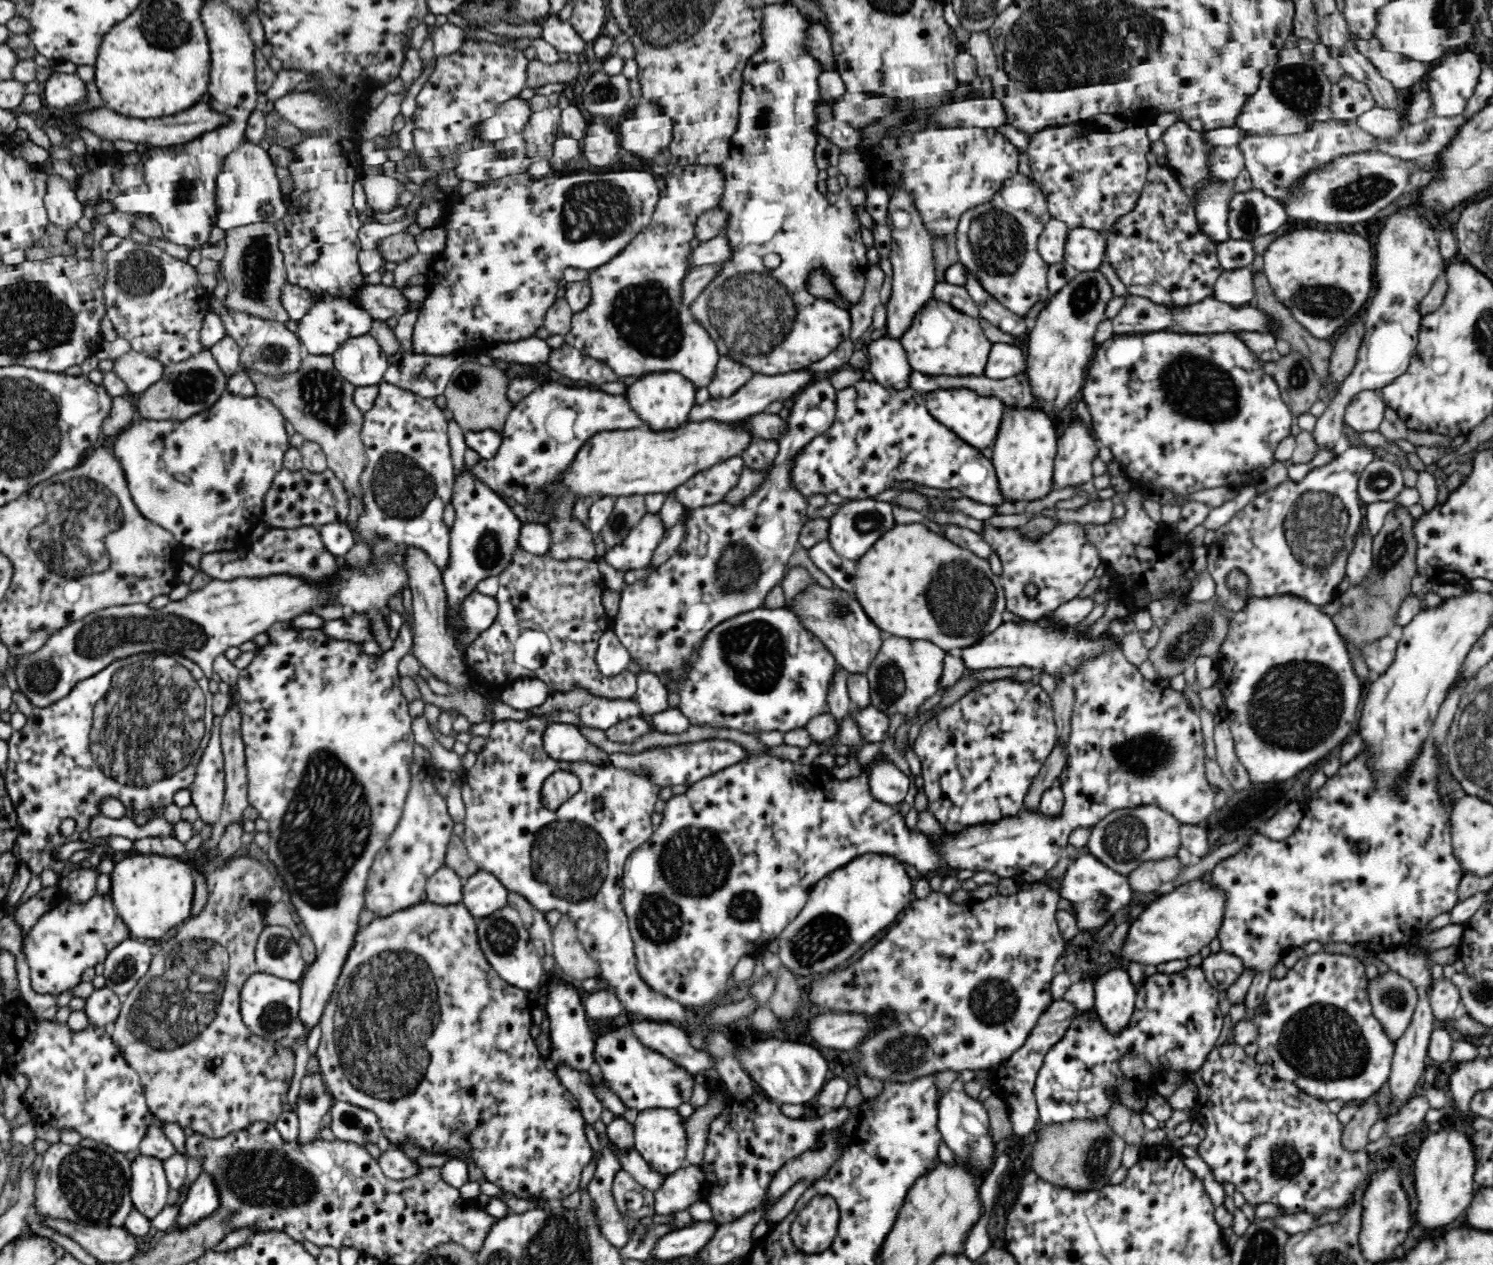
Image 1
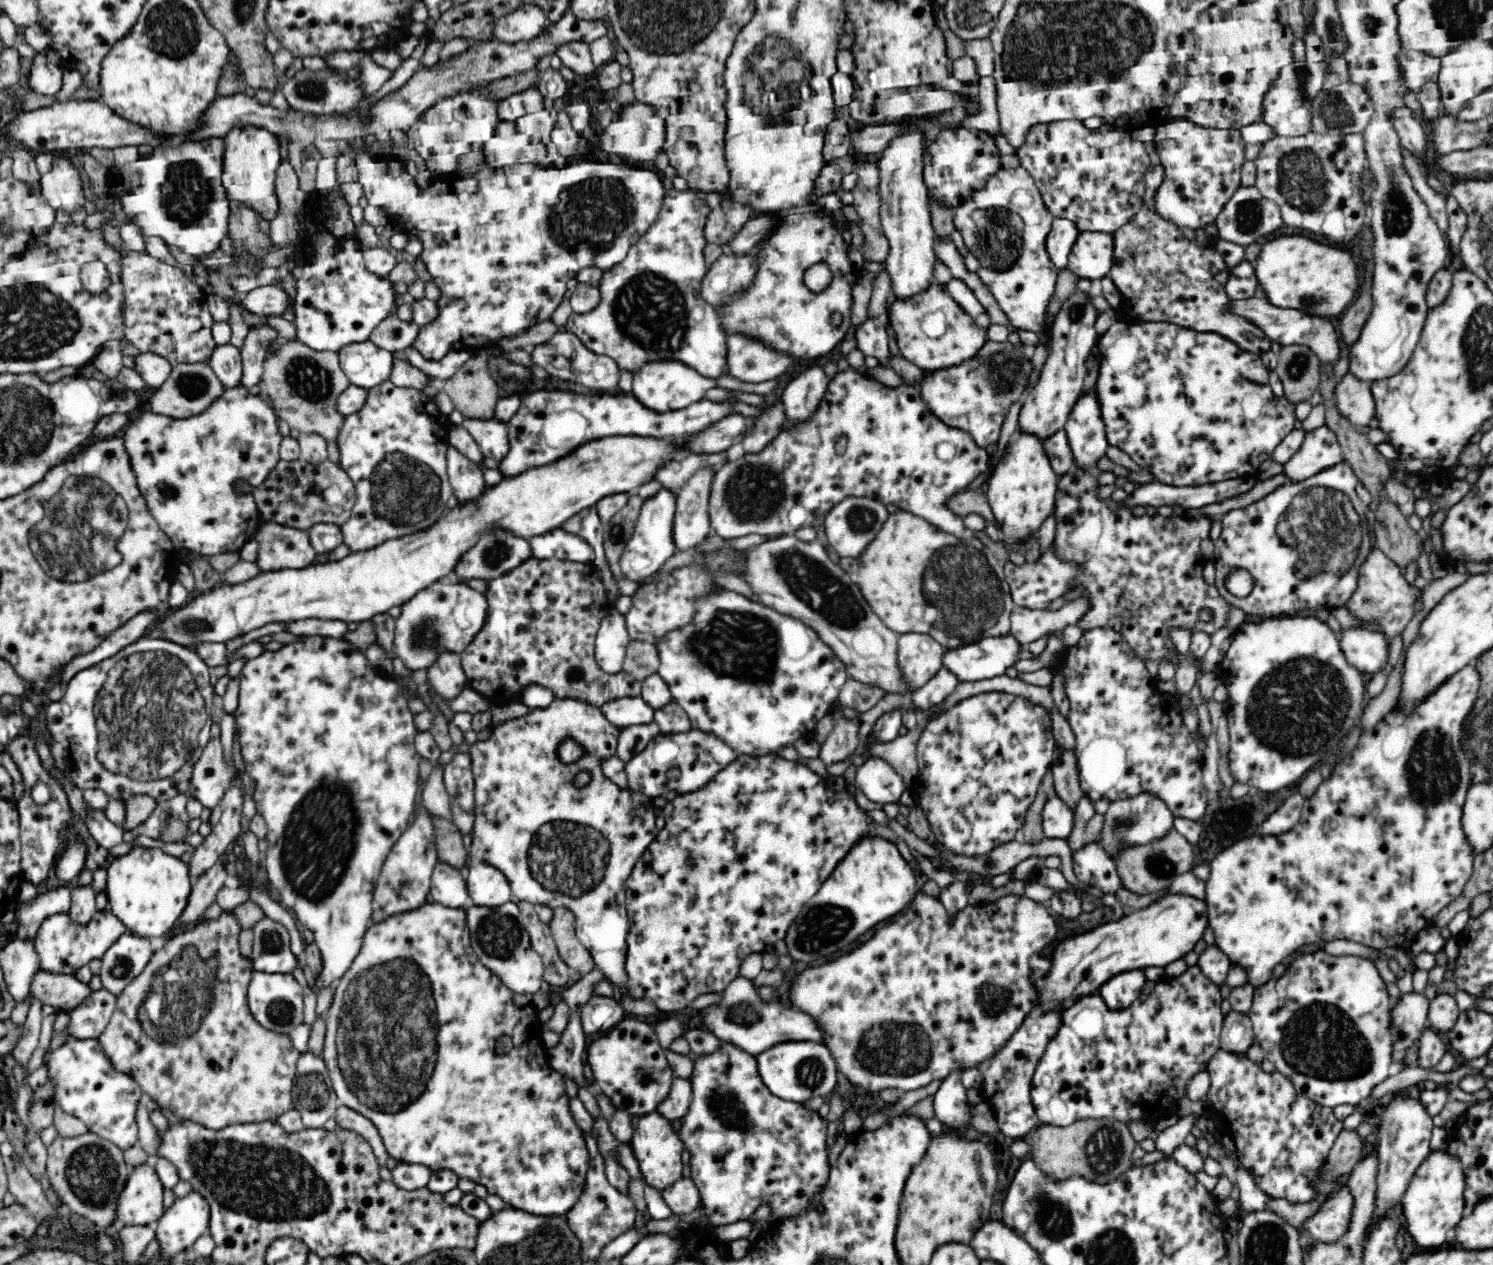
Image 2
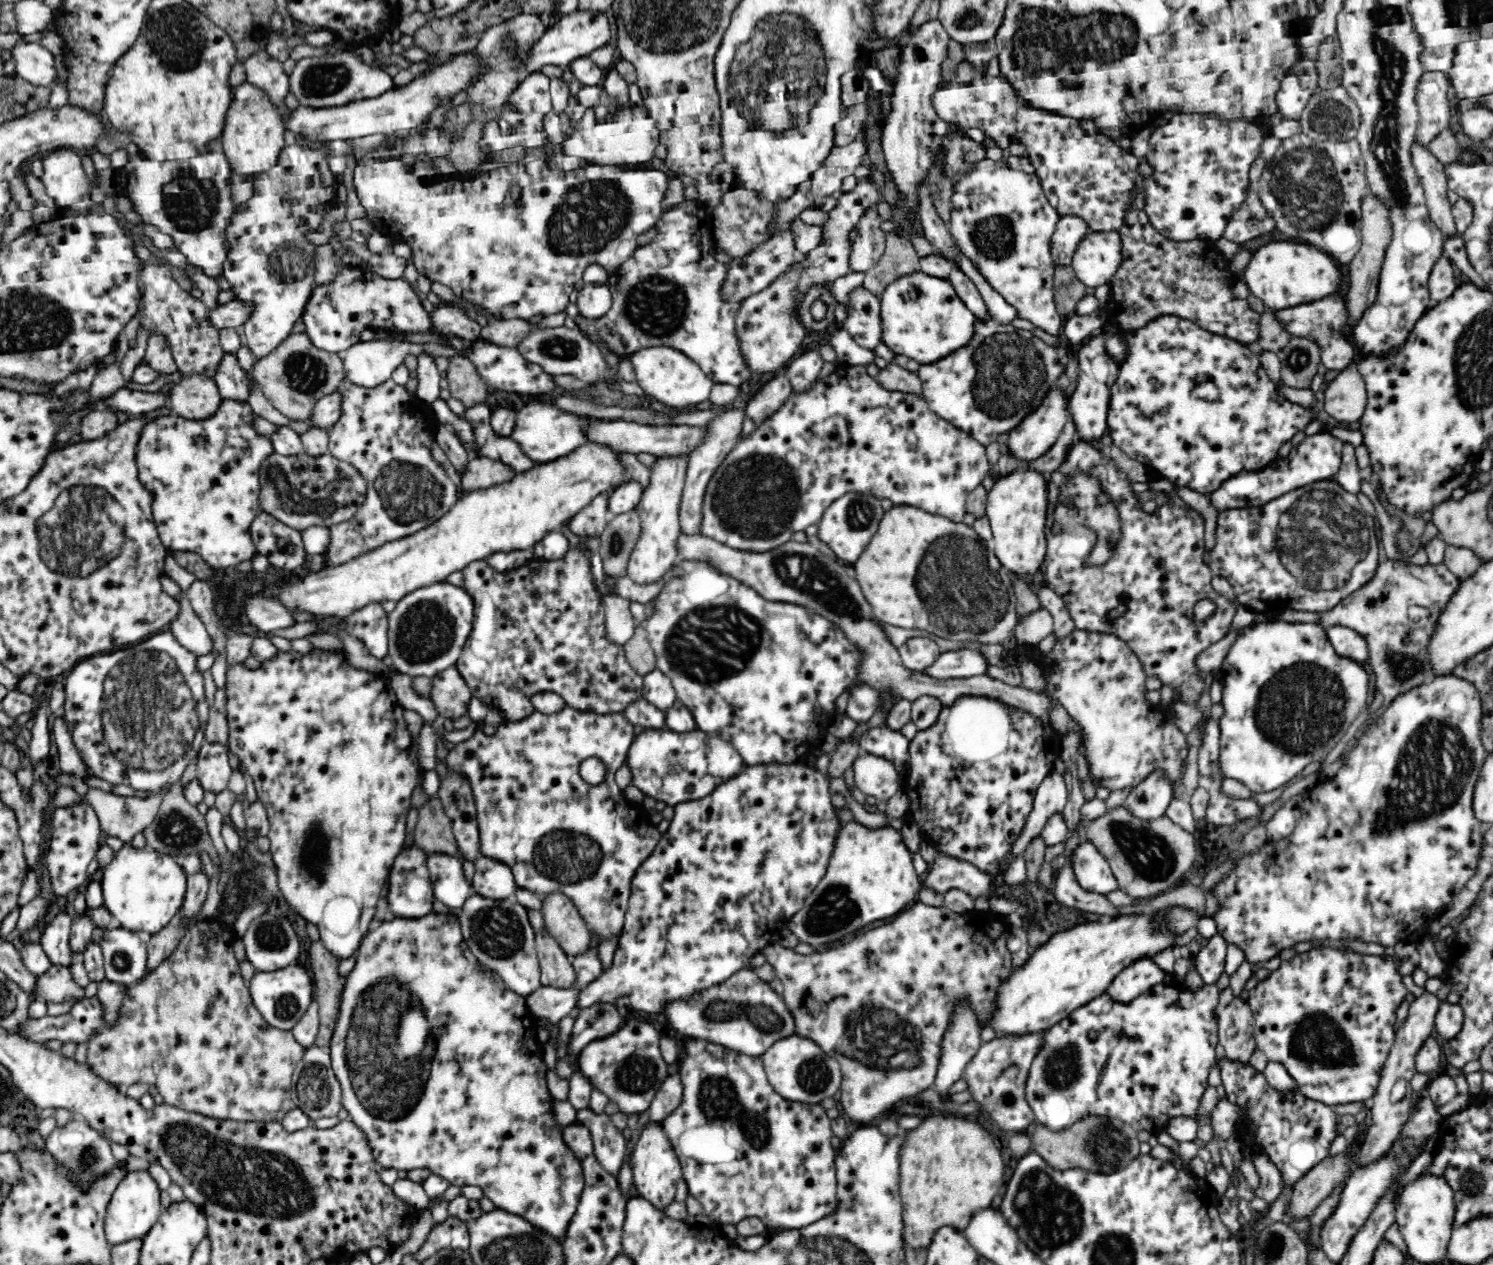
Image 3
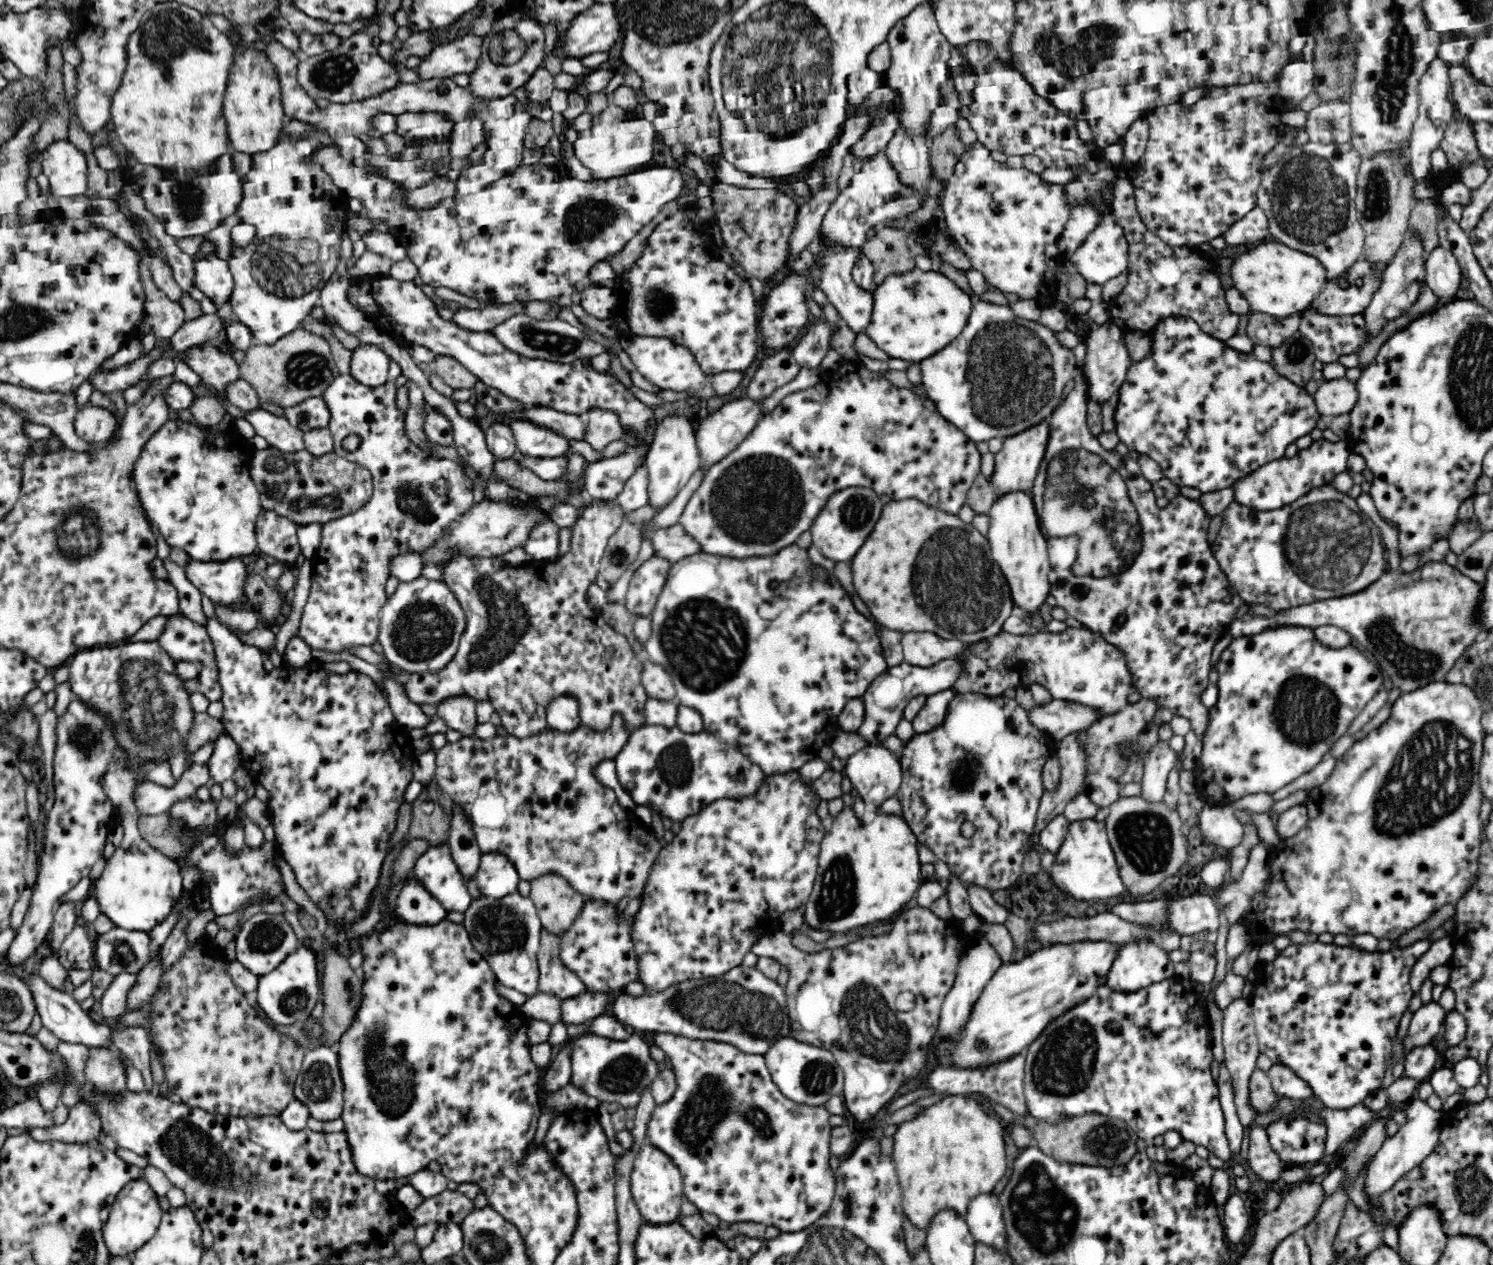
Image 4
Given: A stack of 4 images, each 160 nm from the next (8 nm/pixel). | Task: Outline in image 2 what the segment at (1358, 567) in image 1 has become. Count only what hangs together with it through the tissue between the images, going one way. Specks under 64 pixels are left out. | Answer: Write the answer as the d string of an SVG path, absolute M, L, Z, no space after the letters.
M1376 547L1368 548L1368 556L1358 568L1358 584L1347 602L1348 610L1365 622L1381 624L1381 632L1392 640L1396 634L1402 633L1406 624L1414 616L1414 602L1421 596L1416 587L1410 587L1402 575L1400 567L1395 565Z

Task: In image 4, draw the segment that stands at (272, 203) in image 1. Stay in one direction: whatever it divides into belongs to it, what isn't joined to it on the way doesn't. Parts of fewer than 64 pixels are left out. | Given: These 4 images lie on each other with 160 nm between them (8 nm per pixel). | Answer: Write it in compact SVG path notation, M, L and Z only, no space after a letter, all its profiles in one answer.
M247 48L238 54L235 50L234 64L224 95L223 115L231 151L252 156L269 151L278 144L287 119L280 100L276 71L264 51L255 52L252 48Z

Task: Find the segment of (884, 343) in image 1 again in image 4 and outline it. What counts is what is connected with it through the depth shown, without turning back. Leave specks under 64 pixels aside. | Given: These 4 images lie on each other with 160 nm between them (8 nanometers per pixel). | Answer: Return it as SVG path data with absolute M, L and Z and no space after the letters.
M819 237L814 239L813 244L809 247L814 258L820 259L821 276L820 289L828 295L828 301L832 302L840 314L840 323L846 324L856 336L866 333L869 322L872 320L872 311L874 304L874 294L872 291L866 291L858 287L851 276L852 267L855 266L861 250L858 248L825 248L823 240Z

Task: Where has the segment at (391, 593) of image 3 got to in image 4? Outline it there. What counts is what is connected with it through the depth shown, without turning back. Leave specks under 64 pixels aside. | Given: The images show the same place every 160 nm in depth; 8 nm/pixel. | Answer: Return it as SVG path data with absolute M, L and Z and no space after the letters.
M571 452L566 457L566 470L560 474L556 481L562 481L566 490L560 495L528 495L526 501L492 501L485 498L478 503L473 503L466 512L462 512L454 522L446 526L446 532L426 550L422 552L404 552L396 554L393 560L388 562L388 578L394 576L398 582L407 583L422 577L423 568L426 565L436 565L443 568L454 557L460 555L469 557L486 557L501 559L506 552L514 548L524 548L529 539L529 532L542 521L550 519L550 515L561 504L567 504L566 496L586 496L585 472L588 462L581 452Z

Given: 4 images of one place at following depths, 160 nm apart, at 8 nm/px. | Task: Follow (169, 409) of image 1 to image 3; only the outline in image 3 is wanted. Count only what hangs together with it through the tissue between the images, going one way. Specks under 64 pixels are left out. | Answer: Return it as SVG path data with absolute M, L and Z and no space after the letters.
M182 372L179 382L174 383L166 395L165 405L170 409L171 414L182 418L204 419L218 410L222 399L214 377L204 376L200 372Z

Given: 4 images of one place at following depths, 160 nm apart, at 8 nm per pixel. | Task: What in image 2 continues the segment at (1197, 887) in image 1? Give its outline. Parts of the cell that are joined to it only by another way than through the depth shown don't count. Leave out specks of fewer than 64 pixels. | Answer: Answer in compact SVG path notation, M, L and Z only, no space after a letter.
M1170 893L1164 895L1162 898L1158 899L1156 902L1149 904L1146 908L1141 908L1133 911L1126 912L1126 916L1120 918L1111 923L1104 923L1102 926L1095 928L1093 931L1085 932L1077 937L1072 937L1062 941L1060 944L1055 943L1052 950L1049 952L1048 956L1052 963L1052 968L1050 970L1049 976L1046 976L1046 988L1039 990L1039 1002L1034 1009L1041 1010L1042 1012L1050 1012L1050 1008L1054 1006L1062 1007L1062 1010L1068 1007L1069 1004L1073 1003L1078 999L1078 996L1088 996L1093 993L1097 993L1097 989L1102 986L1106 981L1110 980L1111 977L1117 976L1122 972L1127 972L1136 969L1144 969L1147 966L1166 966L1171 962L1178 959L1184 959L1186 954L1193 950L1194 946L1199 940L1203 939L1204 932L1209 926L1209 916L1208 907L1205 899L1198 899L1192 895L1184 893Z

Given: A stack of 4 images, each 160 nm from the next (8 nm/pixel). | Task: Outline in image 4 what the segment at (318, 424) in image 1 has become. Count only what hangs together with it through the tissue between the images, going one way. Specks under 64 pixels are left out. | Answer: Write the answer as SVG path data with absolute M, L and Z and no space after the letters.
M302 328L293 330L274 344L250 347L239 373L255 388L259 398L284 409L310 397L322 397L329 384L340 375L328 341Z

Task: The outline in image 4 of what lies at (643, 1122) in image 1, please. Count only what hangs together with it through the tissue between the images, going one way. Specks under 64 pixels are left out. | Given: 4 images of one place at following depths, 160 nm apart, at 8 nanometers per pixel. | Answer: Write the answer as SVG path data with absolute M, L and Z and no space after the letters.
M646 1140L634 1159L631 1180L632 1197L646 1223L668 1224L677 1221L681 1212L683 1181L680 1169L665 1152Z

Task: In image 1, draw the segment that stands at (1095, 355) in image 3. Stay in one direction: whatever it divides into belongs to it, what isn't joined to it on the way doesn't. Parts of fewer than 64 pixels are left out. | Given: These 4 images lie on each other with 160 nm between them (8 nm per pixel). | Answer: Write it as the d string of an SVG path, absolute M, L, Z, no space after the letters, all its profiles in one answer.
M1076 415L1069 424L1061 424L1052 472L1052 490L1082 485L1092 479L1092 462L1098 454L1098 445Z

